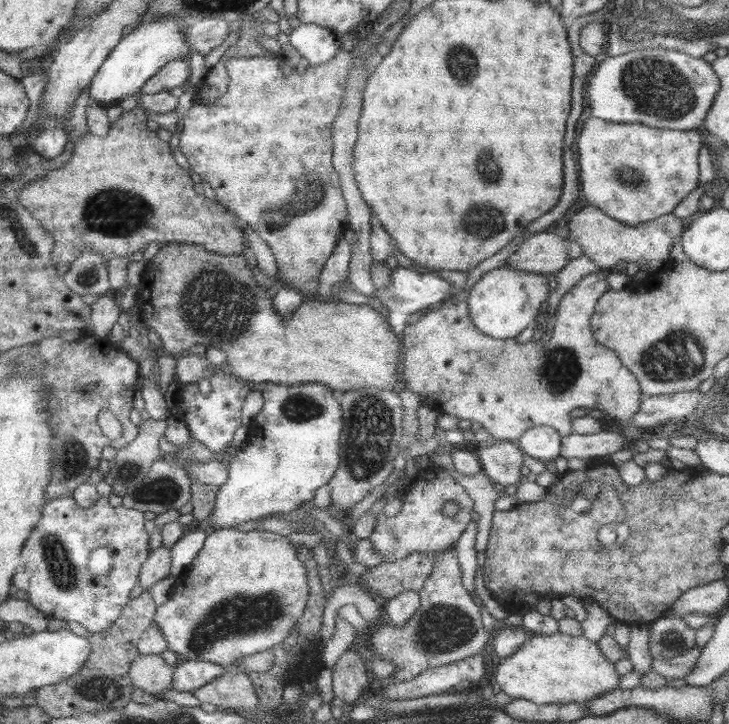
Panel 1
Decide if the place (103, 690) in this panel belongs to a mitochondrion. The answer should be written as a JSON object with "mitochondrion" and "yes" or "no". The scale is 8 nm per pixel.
{"mitochondrion":"yes"}

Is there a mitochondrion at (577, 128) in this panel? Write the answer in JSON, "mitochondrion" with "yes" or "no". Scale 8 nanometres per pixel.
{"mitochondrion":"no"}

